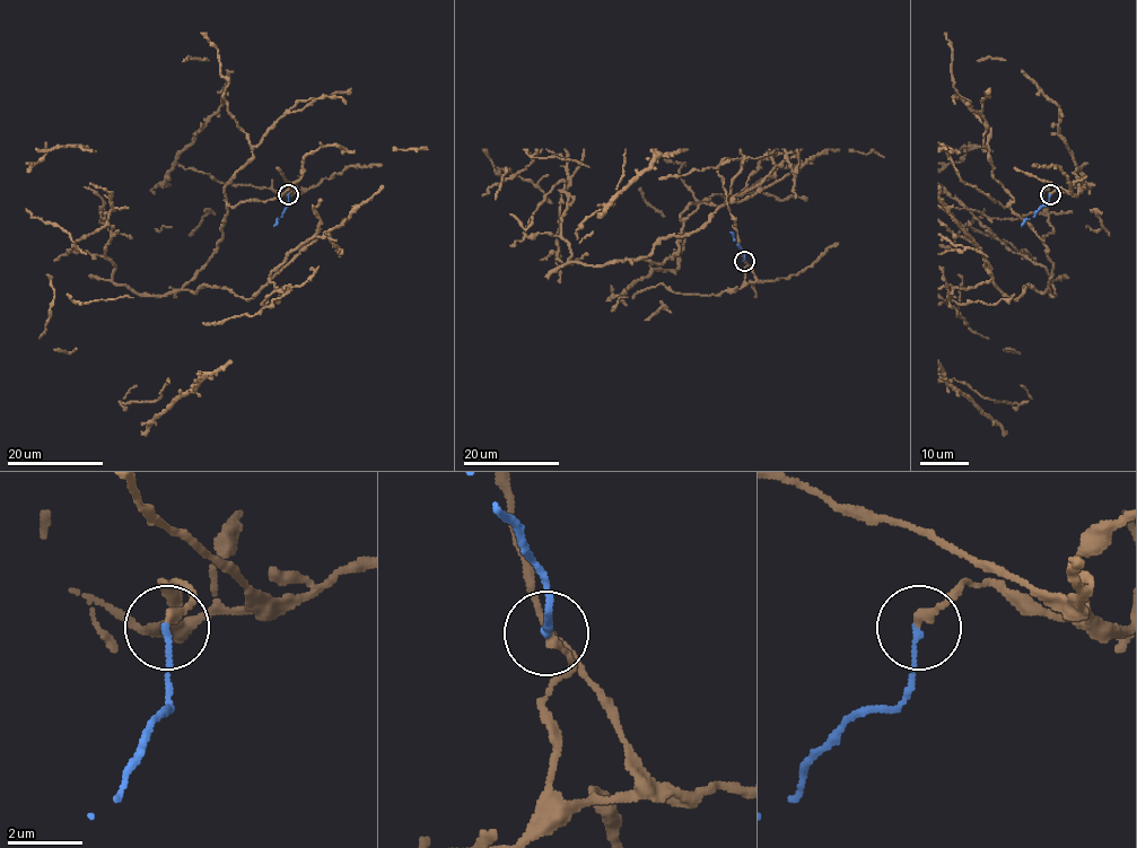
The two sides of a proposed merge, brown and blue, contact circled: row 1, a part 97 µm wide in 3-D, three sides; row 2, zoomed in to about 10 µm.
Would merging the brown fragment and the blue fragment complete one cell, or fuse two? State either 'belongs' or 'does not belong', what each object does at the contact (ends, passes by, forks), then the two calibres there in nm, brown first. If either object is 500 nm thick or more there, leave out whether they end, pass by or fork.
belongs | brown ends | blue ends | 240/160 nm

